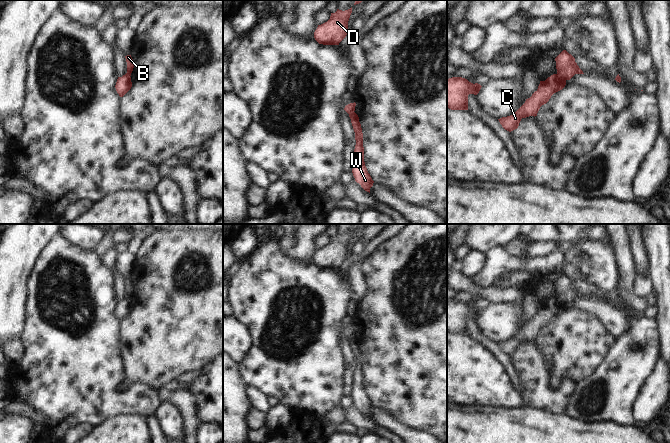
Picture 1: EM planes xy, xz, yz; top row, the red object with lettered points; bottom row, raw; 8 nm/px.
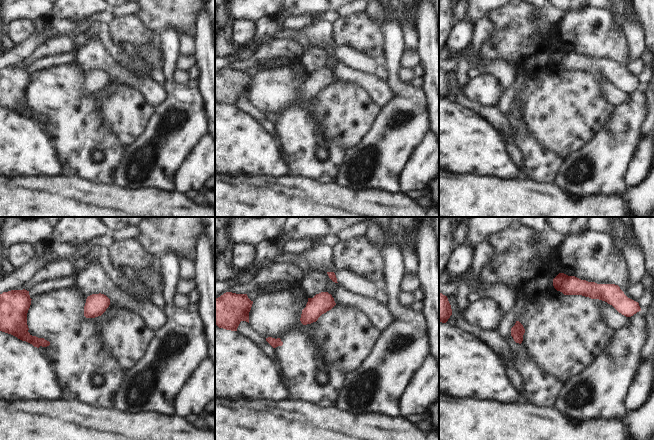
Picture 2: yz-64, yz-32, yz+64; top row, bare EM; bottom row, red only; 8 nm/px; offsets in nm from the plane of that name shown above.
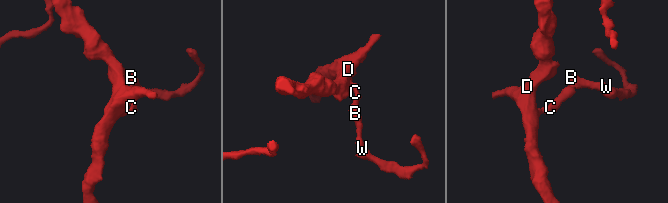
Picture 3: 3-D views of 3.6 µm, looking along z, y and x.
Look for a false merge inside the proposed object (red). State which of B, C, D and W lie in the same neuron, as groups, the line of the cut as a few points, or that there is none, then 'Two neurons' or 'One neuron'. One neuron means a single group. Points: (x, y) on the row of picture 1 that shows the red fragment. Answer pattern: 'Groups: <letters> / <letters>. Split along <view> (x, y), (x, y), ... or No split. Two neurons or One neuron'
Groups: B W / C D. Split along yz (556, 74), (565, 81). Two neurons.

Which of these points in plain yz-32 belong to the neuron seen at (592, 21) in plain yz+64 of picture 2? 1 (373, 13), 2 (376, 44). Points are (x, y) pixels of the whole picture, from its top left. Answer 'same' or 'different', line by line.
1: different
2: same

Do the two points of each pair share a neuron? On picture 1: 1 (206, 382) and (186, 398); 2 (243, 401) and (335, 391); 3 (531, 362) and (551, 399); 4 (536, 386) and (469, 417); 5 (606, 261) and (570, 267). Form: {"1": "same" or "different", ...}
{"1": "different", "2": "different", "3": "same", "4": "different", "5": "same"}

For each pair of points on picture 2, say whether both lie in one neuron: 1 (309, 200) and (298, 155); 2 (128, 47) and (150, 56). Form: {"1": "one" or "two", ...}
{"1": "two", "2": "one"}

